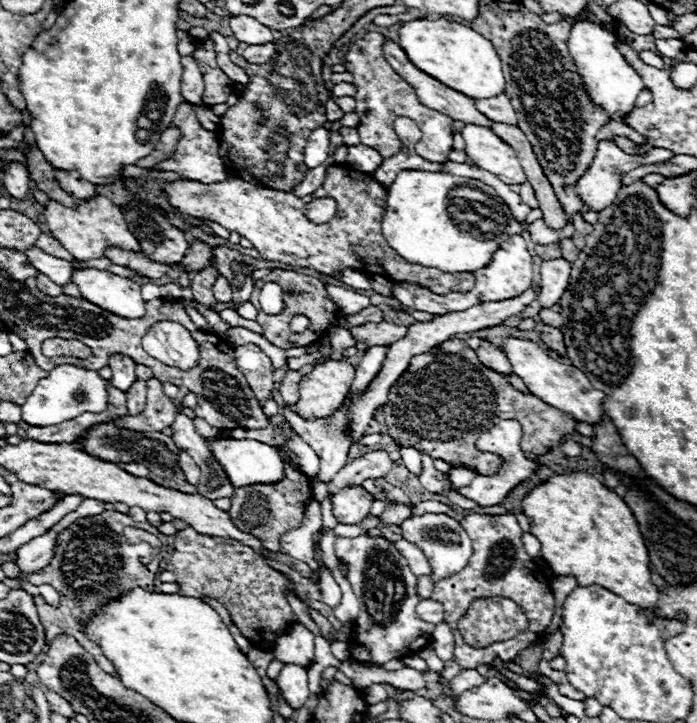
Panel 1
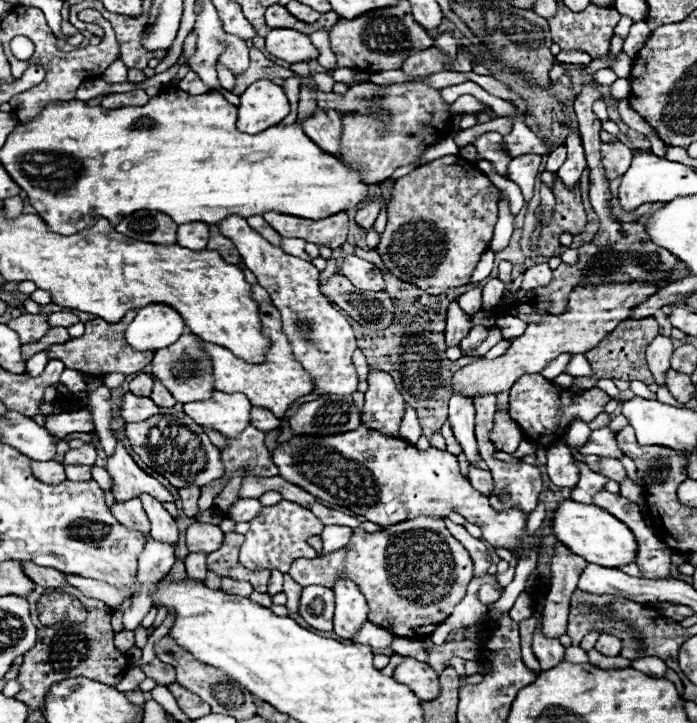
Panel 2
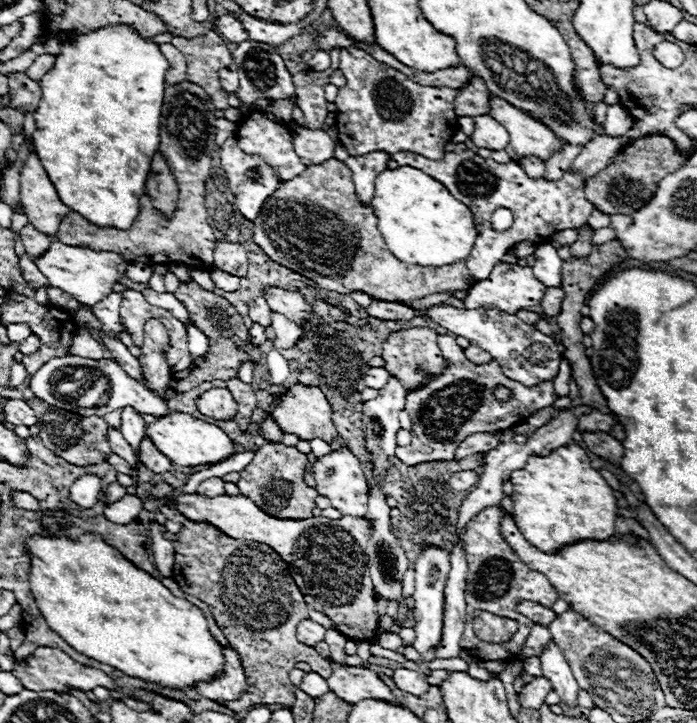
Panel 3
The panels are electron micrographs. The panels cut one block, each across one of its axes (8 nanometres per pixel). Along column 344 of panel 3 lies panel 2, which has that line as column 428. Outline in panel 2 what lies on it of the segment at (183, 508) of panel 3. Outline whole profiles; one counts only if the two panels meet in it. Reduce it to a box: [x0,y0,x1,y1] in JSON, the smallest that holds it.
[288,516,472,640]

